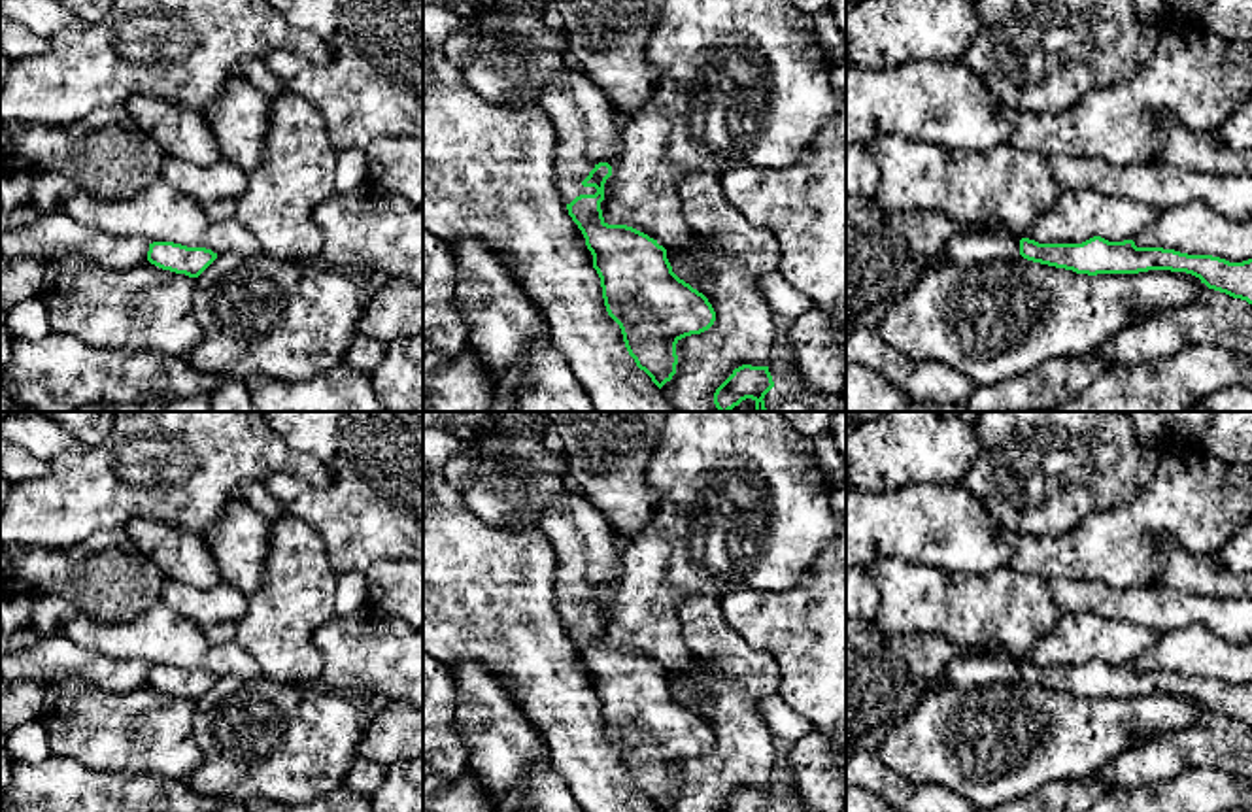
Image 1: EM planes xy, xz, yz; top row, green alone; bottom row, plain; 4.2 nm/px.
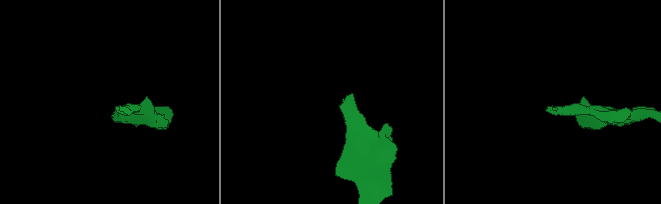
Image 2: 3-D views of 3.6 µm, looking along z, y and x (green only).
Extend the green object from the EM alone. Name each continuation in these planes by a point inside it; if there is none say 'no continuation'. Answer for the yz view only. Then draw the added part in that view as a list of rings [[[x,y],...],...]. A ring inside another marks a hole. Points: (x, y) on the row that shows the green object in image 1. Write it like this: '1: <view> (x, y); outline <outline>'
1: yz (973, 248); outline [[[976,230],[956,234],[940,251],[940,261],[954,261],[959,266],[982,264],[988,261],[1012,259],[1020,255],[1020,240],[1010,234]]]

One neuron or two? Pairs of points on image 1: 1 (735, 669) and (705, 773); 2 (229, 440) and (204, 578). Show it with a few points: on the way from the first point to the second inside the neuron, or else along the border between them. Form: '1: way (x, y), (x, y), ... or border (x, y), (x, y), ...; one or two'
1: way (733, 695), (731, 746); one
2: border (159, 520), (189, 527), (201, 537); two

